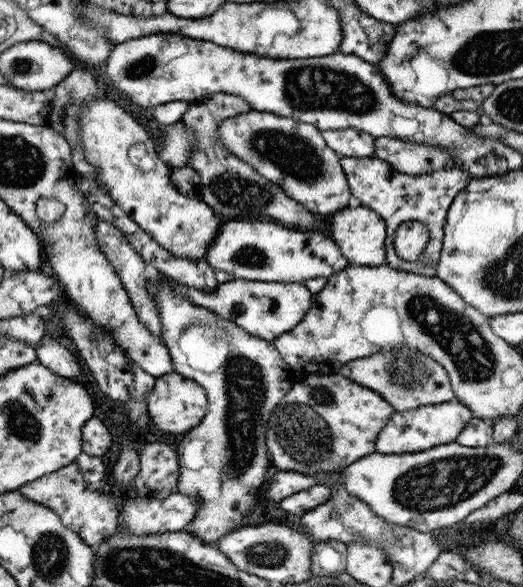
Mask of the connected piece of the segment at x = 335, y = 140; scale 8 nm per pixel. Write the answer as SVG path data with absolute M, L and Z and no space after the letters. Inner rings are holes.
M357 129L322 130L324 143L340 157L371 157L374 151L374 139L370 134Z

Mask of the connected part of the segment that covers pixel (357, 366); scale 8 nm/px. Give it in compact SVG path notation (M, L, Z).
M401 347L397 352L379 349L367 358L357 358L344 366L335 367L339 374L363 388L376 392L392 407L394 412L405 412L416 406L446 403L454 400L454 394L445 370L422 352Z

